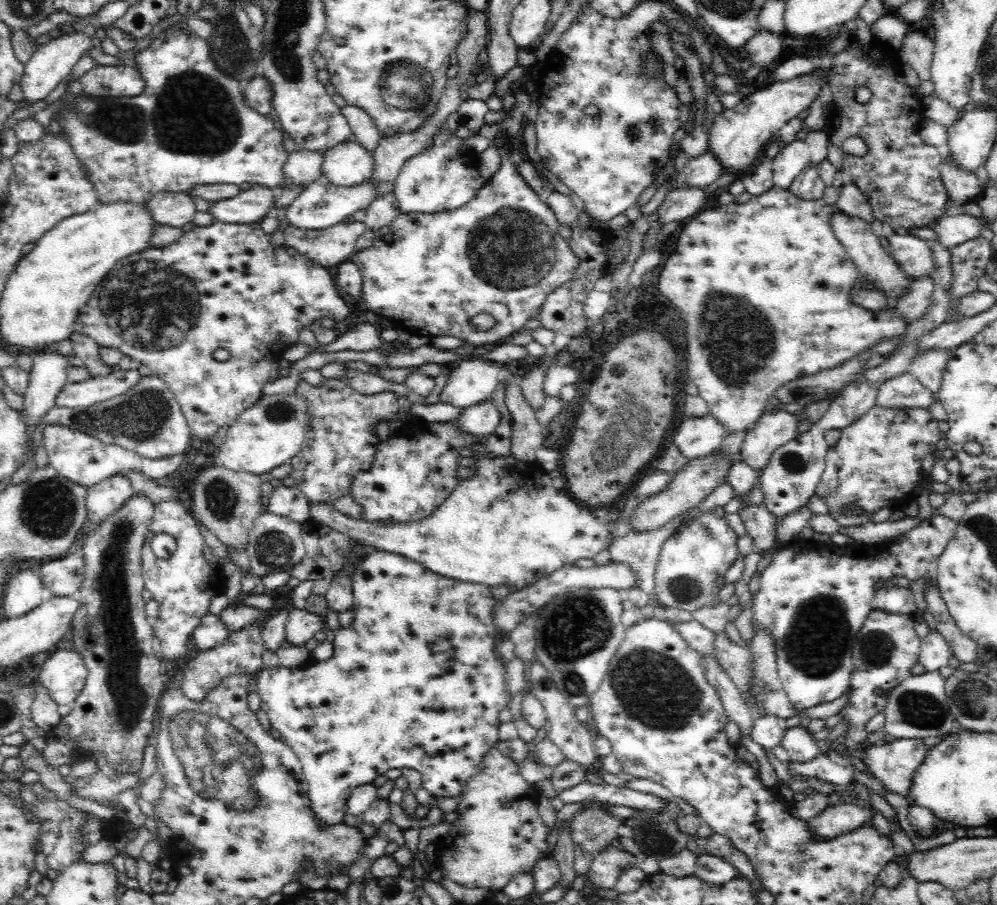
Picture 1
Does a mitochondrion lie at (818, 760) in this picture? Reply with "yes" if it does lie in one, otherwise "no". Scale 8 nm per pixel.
no

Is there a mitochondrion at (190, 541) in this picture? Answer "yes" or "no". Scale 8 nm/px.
no

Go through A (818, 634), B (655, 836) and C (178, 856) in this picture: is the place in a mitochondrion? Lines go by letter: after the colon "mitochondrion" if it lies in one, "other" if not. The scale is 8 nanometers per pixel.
A: mitochondrion
B: mitochondrion
C: other

